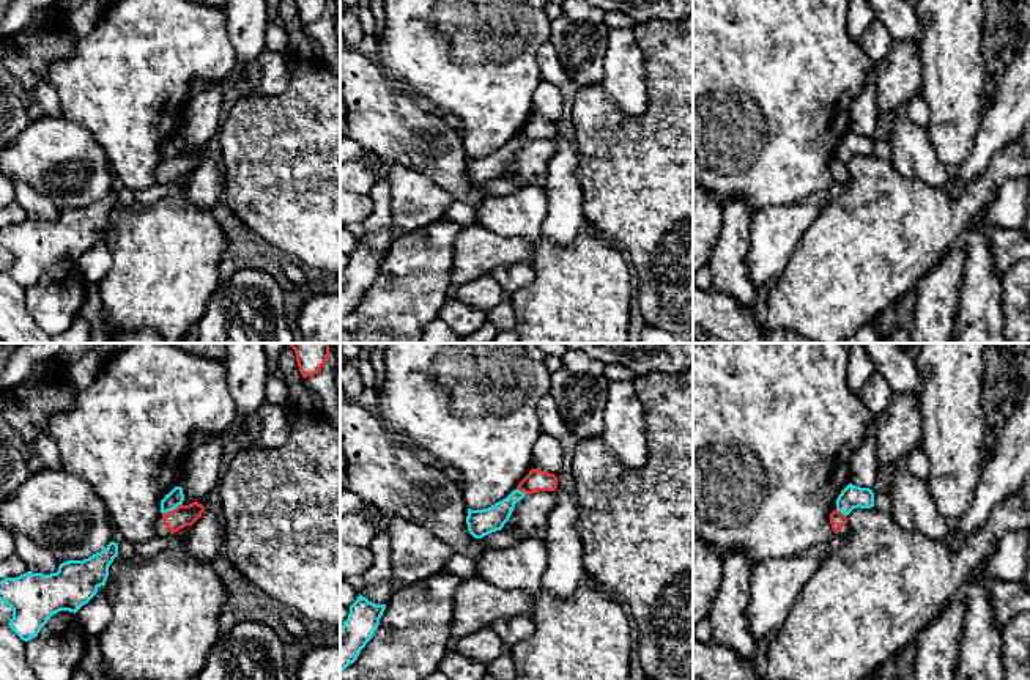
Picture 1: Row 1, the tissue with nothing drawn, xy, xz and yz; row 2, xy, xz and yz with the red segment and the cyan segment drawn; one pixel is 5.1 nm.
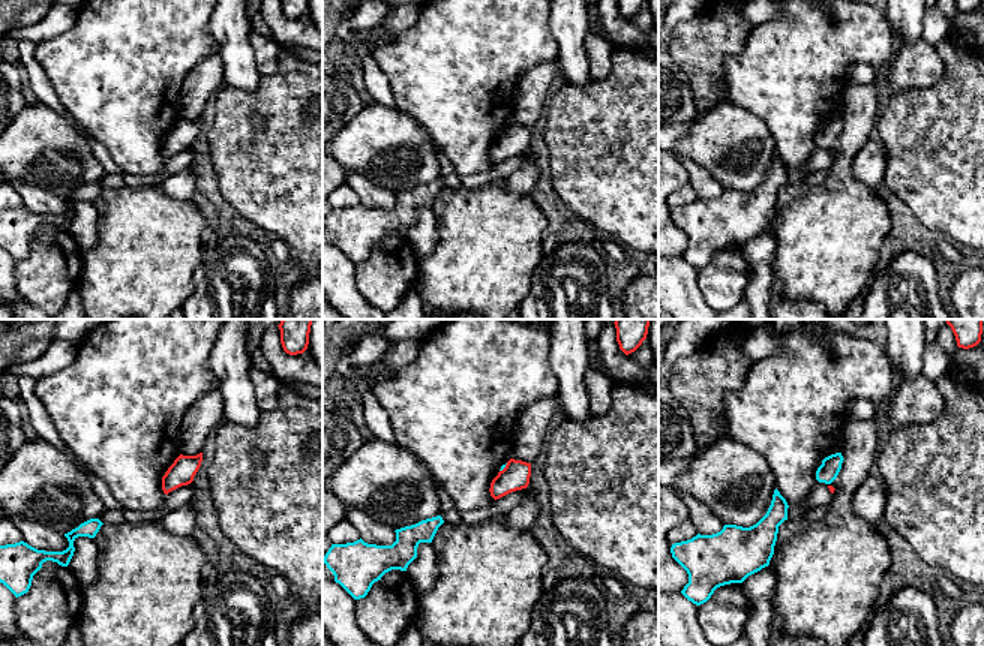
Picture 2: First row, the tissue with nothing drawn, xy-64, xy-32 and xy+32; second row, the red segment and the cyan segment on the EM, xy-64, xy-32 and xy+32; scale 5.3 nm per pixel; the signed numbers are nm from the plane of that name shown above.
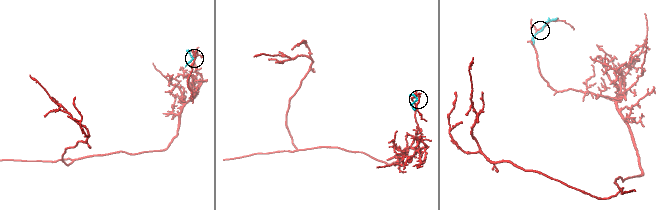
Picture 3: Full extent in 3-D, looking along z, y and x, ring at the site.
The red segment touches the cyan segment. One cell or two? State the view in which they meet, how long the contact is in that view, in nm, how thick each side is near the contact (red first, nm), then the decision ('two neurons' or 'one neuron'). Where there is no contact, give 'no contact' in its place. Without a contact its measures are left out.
contact in xy; length 120 nm; calibres 110 and 90 nm; two neurons

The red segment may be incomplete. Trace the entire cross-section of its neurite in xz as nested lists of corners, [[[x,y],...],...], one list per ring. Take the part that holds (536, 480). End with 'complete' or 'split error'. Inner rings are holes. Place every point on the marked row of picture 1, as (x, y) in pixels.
[[[534,468],[517,486],[517,490],[526,494],[532,494],[537,491],[556,491],[556,488],[558,488],[558,477],[554,474]]]; complete

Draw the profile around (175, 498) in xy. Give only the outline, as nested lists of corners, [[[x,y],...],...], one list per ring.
[[[175,486],[165,497],[161,501],[161,513],[175,510],[184,501],[183,488]]]

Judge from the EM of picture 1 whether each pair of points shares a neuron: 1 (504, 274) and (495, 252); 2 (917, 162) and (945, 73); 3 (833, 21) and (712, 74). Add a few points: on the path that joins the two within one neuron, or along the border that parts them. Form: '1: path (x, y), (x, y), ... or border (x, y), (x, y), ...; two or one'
1: border (529, 263), (501, 265), (489, 274); two
2: border (925, 129), (944, 166); two
3: path (803, 21), (766, 21), (742, 44); one

